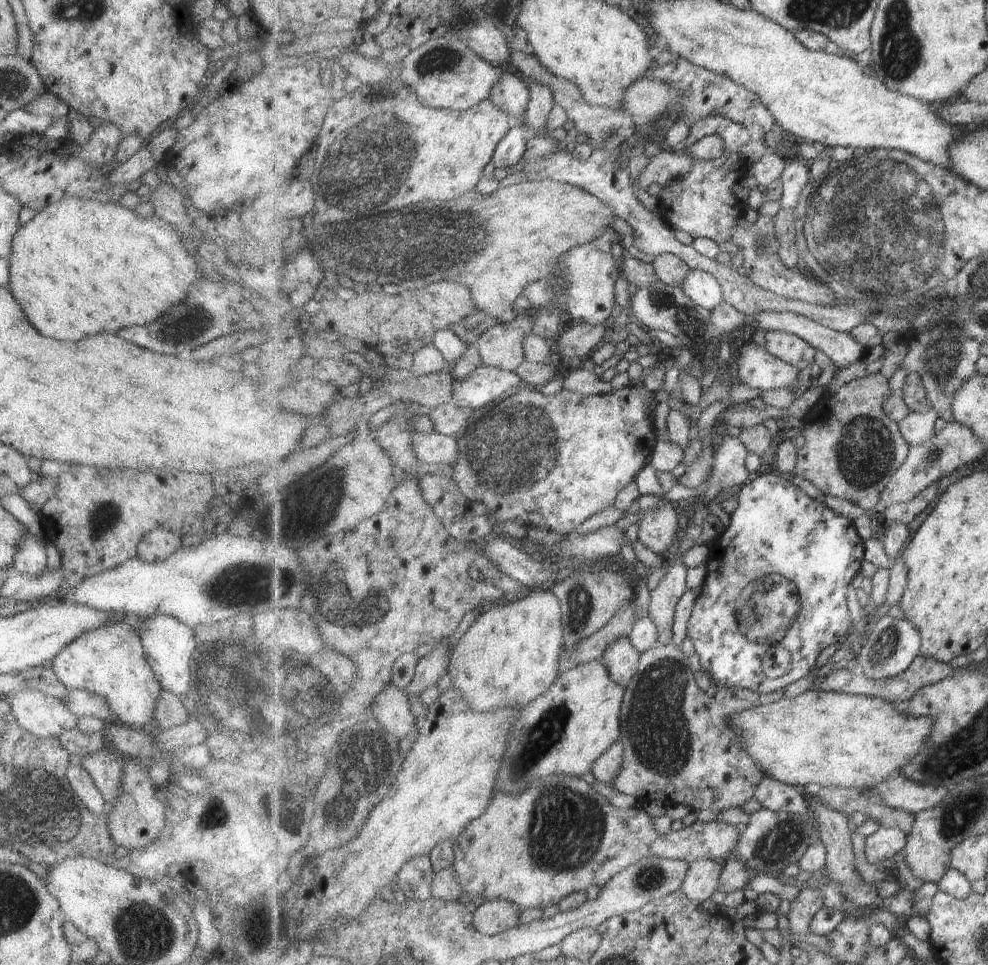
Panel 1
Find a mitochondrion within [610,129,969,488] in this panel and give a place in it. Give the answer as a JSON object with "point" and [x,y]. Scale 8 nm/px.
{"point":[880,223]}

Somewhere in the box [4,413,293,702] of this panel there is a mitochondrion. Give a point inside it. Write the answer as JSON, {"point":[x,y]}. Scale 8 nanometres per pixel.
{"point":[103,519]}

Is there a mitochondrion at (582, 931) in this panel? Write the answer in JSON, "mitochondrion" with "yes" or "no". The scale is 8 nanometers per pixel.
{"mitochondrion":"no"}

